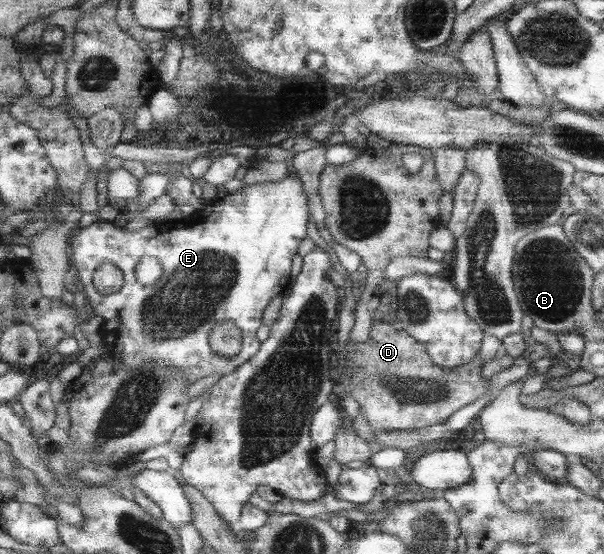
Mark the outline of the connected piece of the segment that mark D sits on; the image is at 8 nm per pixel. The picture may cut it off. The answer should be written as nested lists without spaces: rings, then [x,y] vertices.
[[[386,319],[372,325],[369,338],[363,344],[349,340],[345,348],[351,365],[350,395],[374,429],[412,430],[445,423],[453,413],[475,403],[491,389],[489,378],[481,377],[484,363],[480,353],[468,365],[445,370],[433,363],[425,344],[419,343],[408,331],[395,329],[392,321]]]

